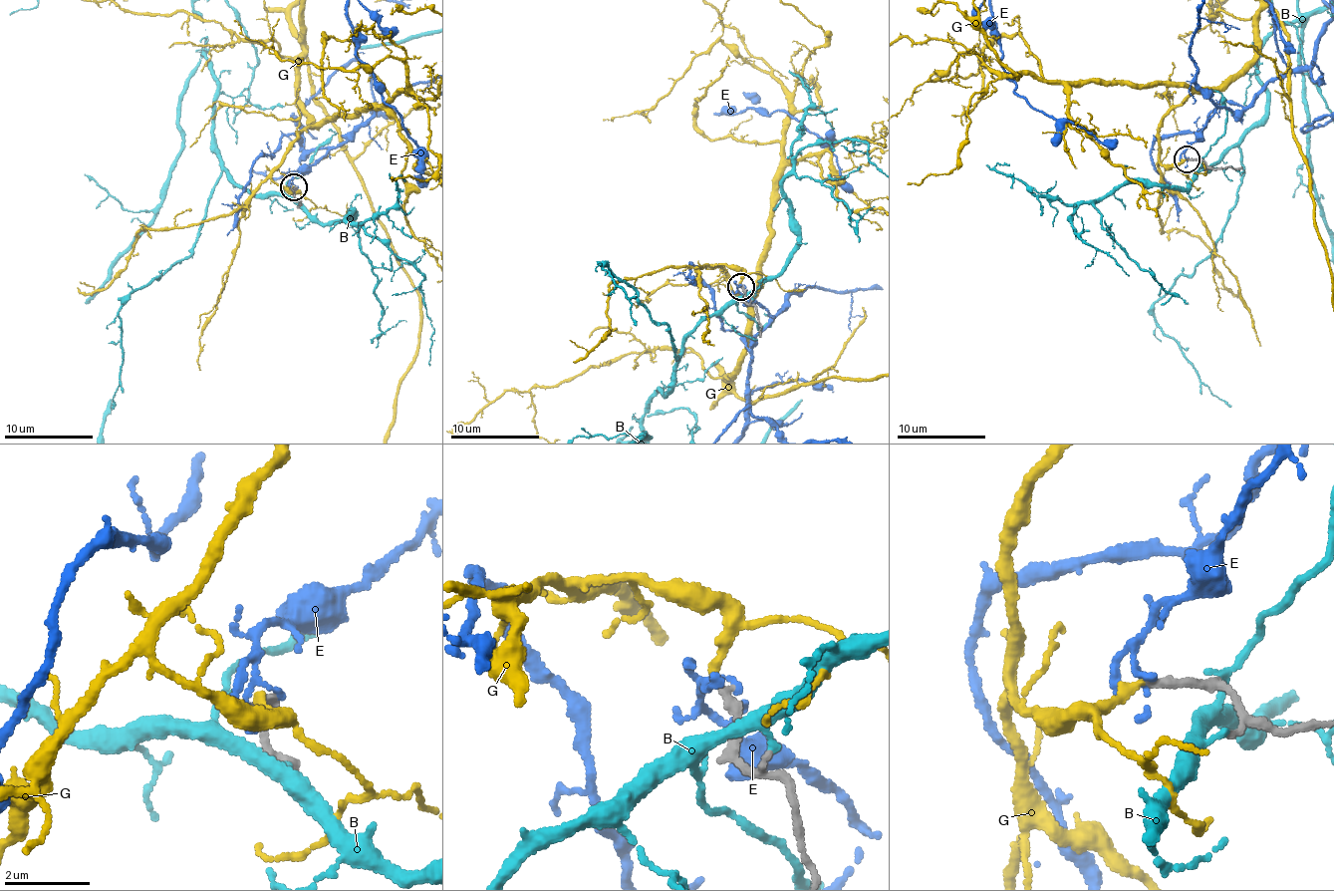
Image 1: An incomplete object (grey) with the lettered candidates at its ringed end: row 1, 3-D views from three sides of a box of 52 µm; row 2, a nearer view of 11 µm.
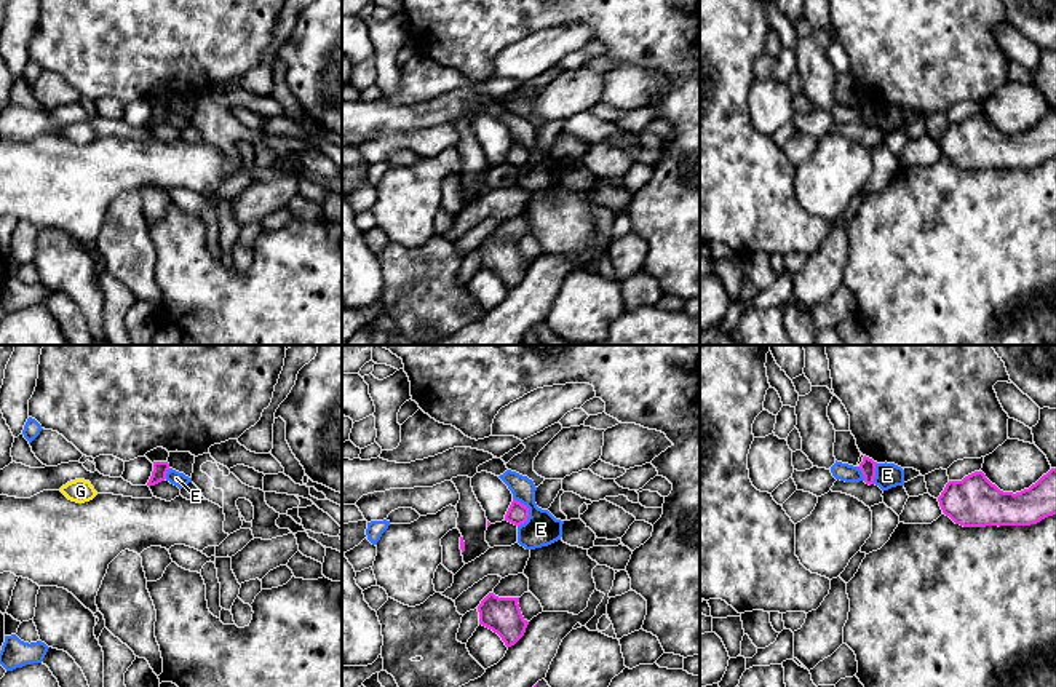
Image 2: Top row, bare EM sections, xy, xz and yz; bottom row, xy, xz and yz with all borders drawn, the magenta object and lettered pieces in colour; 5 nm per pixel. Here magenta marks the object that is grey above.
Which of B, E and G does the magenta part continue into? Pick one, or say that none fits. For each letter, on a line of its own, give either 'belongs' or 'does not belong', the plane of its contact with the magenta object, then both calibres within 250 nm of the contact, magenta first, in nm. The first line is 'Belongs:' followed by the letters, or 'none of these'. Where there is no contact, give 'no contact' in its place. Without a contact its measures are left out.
Belongs: G
B: does not belong | no contact
E: does not belong | xz | 110/170 nm
G: belongs | no contact

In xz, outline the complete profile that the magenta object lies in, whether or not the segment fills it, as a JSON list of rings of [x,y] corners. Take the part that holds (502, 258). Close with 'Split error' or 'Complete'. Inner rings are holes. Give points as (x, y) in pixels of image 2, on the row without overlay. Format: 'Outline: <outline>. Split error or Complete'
Outline: [[[489,235],[478,248],[479,267],[497,275],[506,289],[514,288],[529,267],[518,244],[519,240],[498,240]]]. Complete

